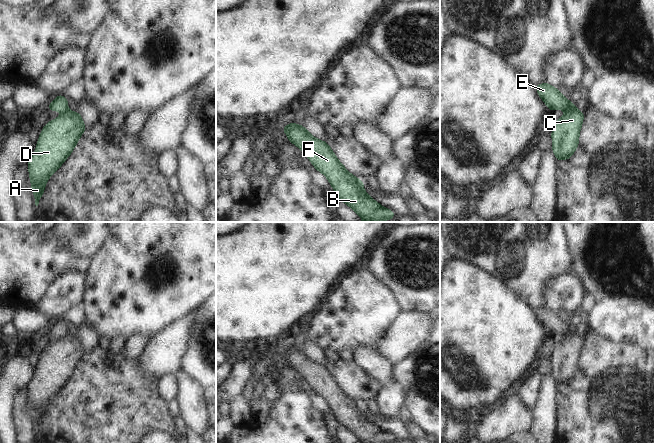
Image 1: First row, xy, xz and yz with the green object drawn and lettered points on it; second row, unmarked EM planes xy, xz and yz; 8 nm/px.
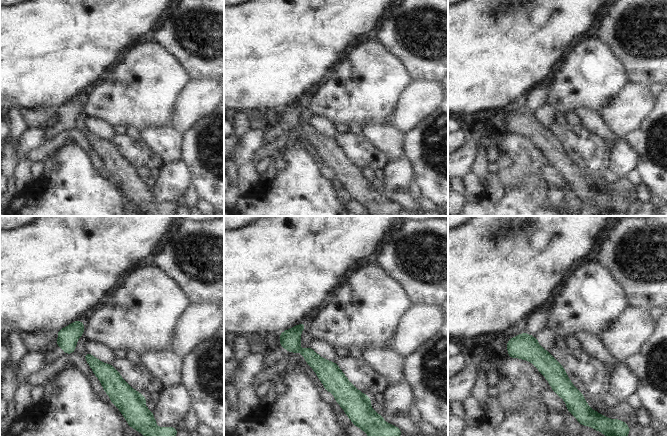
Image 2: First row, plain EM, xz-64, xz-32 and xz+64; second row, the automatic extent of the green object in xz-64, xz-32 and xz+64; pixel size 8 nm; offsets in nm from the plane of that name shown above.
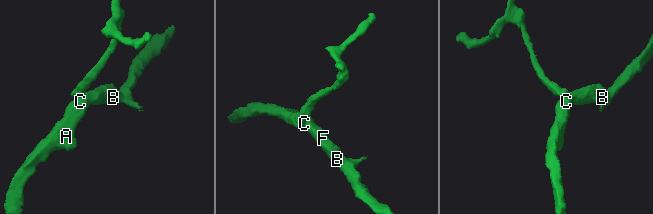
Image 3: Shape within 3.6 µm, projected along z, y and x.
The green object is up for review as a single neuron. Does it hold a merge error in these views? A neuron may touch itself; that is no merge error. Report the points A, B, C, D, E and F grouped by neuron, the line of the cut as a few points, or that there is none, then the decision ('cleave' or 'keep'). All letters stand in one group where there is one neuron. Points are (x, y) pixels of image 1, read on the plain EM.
A B C D F / E | yz (575, 332), (566, 335) | cleave

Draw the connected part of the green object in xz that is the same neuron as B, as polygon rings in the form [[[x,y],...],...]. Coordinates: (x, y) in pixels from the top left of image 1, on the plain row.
[[[294,346],[289,348],[289,353],[285,357],[287,364],[297,370],[307,380],[313,391],[328,403],[338,422],[361,443],[393,443],[396,440],[392,434],[384,432],[366,417],[363,405],[344,391],[326,365],[315,362],[303,349]]]

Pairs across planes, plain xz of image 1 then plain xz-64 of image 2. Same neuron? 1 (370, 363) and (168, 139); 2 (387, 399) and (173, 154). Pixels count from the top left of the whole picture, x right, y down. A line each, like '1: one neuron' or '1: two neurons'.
1: one neuron
2: two neurons

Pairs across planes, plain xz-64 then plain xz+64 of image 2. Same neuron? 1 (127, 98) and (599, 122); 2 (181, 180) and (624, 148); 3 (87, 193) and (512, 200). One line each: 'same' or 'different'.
1: different
2: same
3: same

